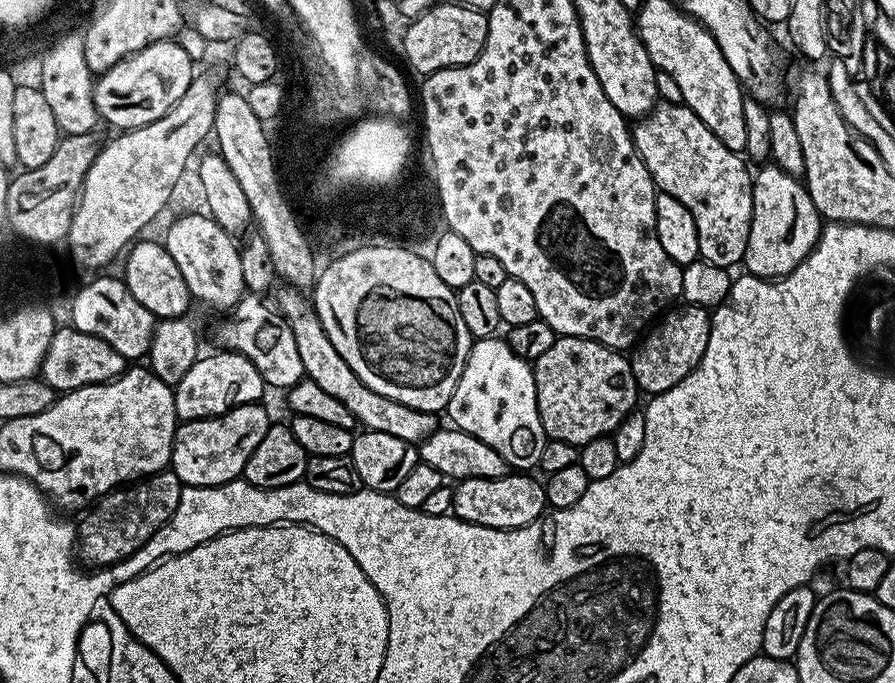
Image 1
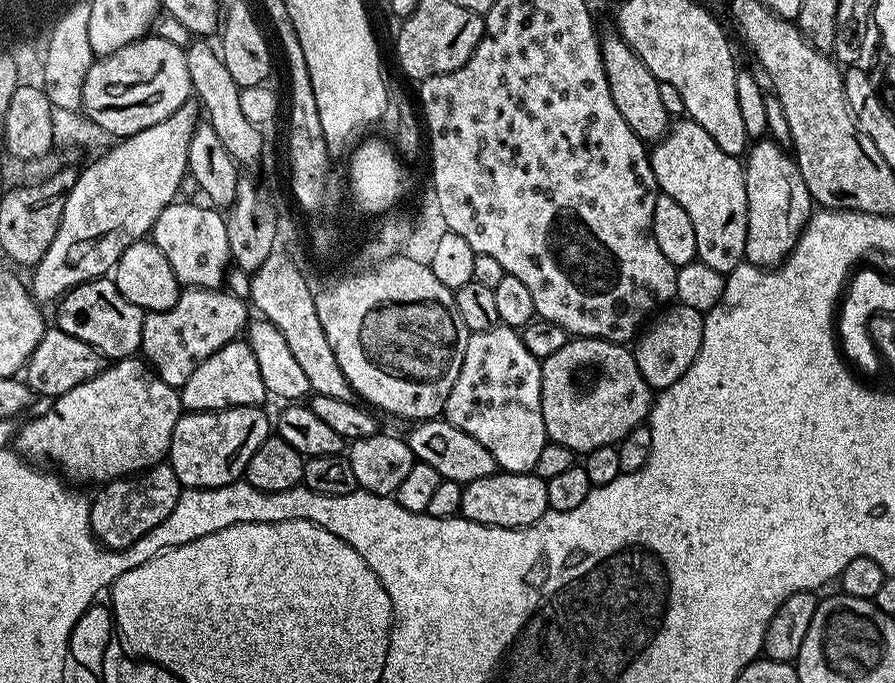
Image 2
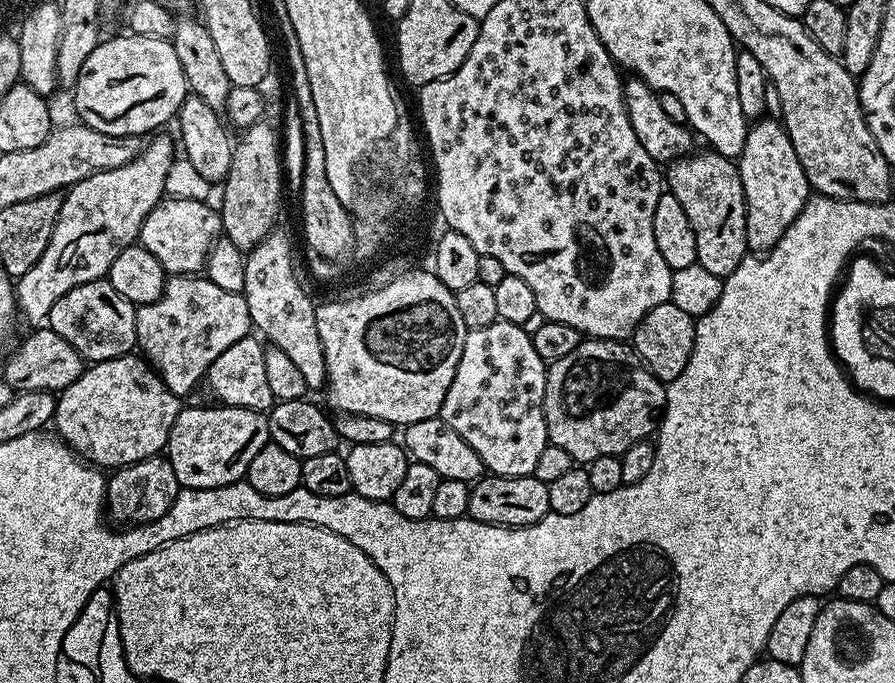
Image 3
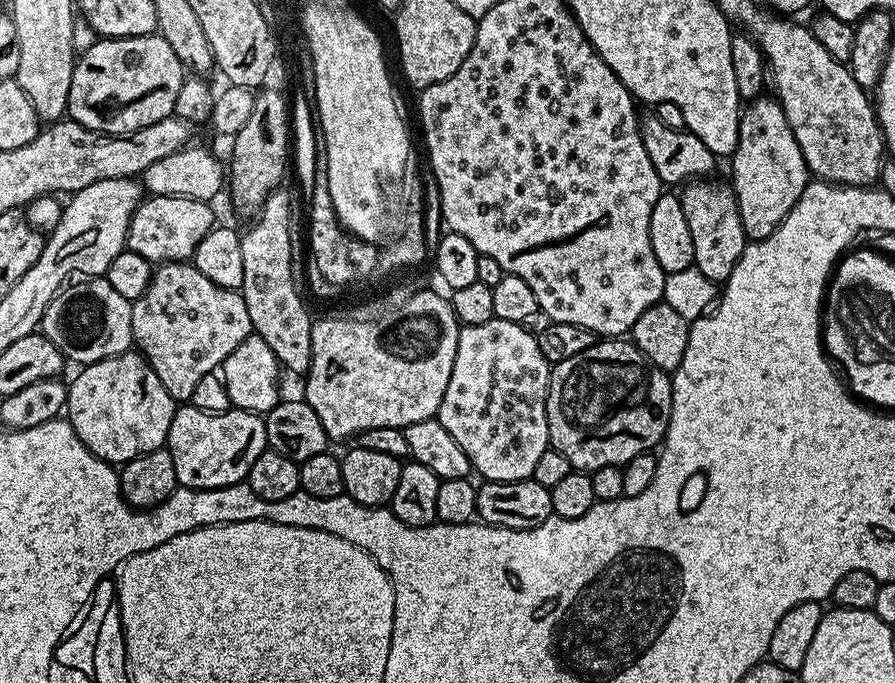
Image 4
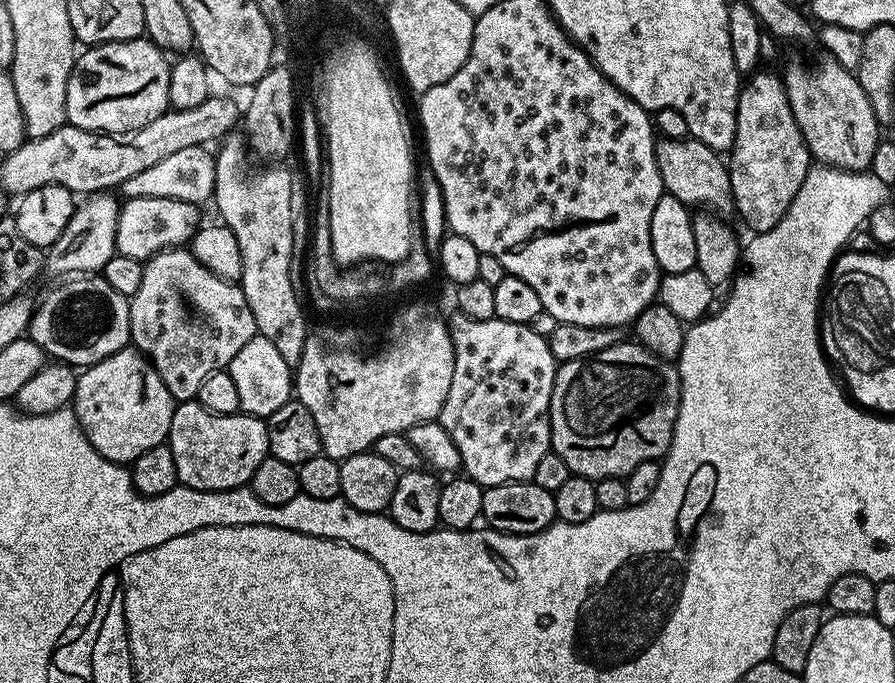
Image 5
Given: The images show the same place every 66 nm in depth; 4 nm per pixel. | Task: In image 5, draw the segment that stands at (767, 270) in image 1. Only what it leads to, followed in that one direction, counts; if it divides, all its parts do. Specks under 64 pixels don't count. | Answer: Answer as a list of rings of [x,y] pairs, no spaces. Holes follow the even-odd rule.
[[[764,71],[751,73],[741,87],[736,107],[736,141],[727,161],[735,215],[744,219],[752,234],[778,226],[810,167],[808,147],[798,130],[798,122],[794,122],[784,81],[777,73],[775,76]]]

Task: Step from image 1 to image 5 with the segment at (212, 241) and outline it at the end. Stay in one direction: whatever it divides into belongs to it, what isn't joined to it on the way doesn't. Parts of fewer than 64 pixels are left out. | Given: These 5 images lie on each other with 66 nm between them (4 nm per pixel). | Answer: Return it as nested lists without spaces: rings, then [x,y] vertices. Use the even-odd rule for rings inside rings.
[[[134,197],[120,204],[120,217],[116,227],[116,250],[126,258],[147,262],[158,252],[184,246],[191,241],[201,223],[201,209],[190,201],[174,198]]]

